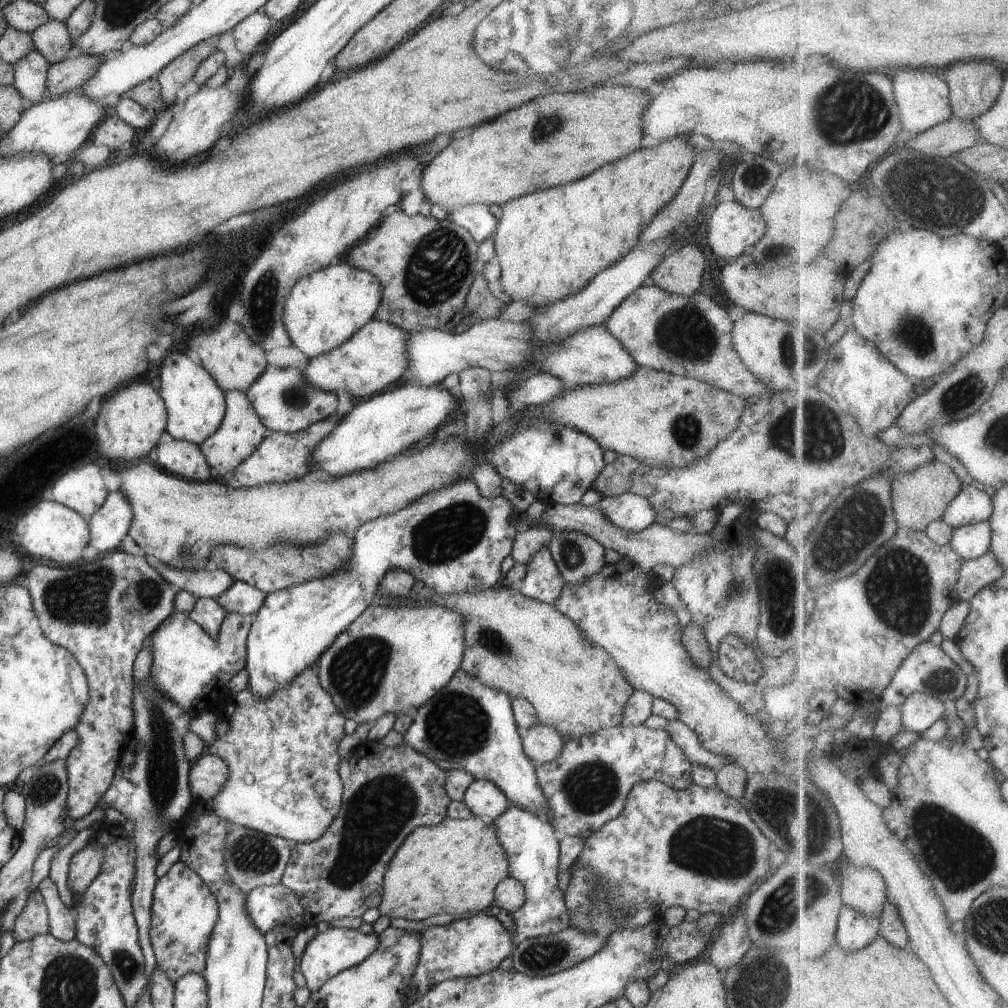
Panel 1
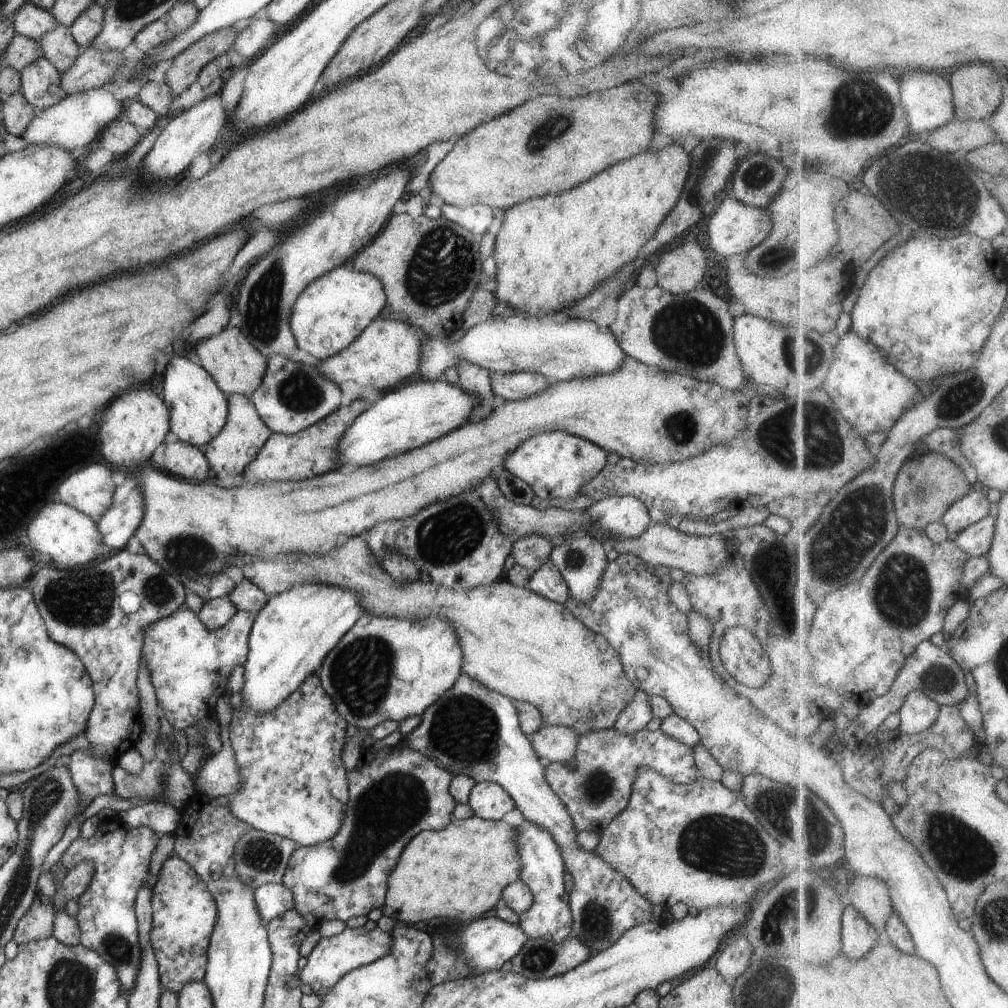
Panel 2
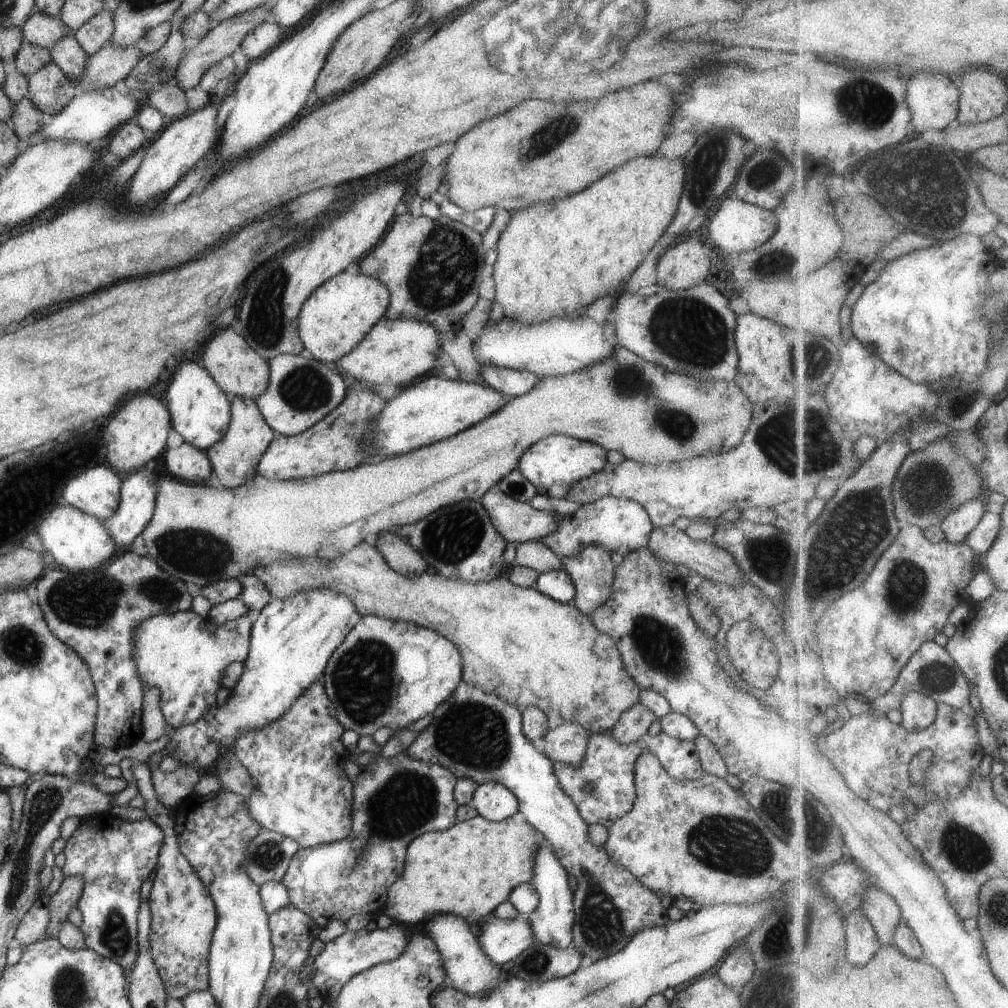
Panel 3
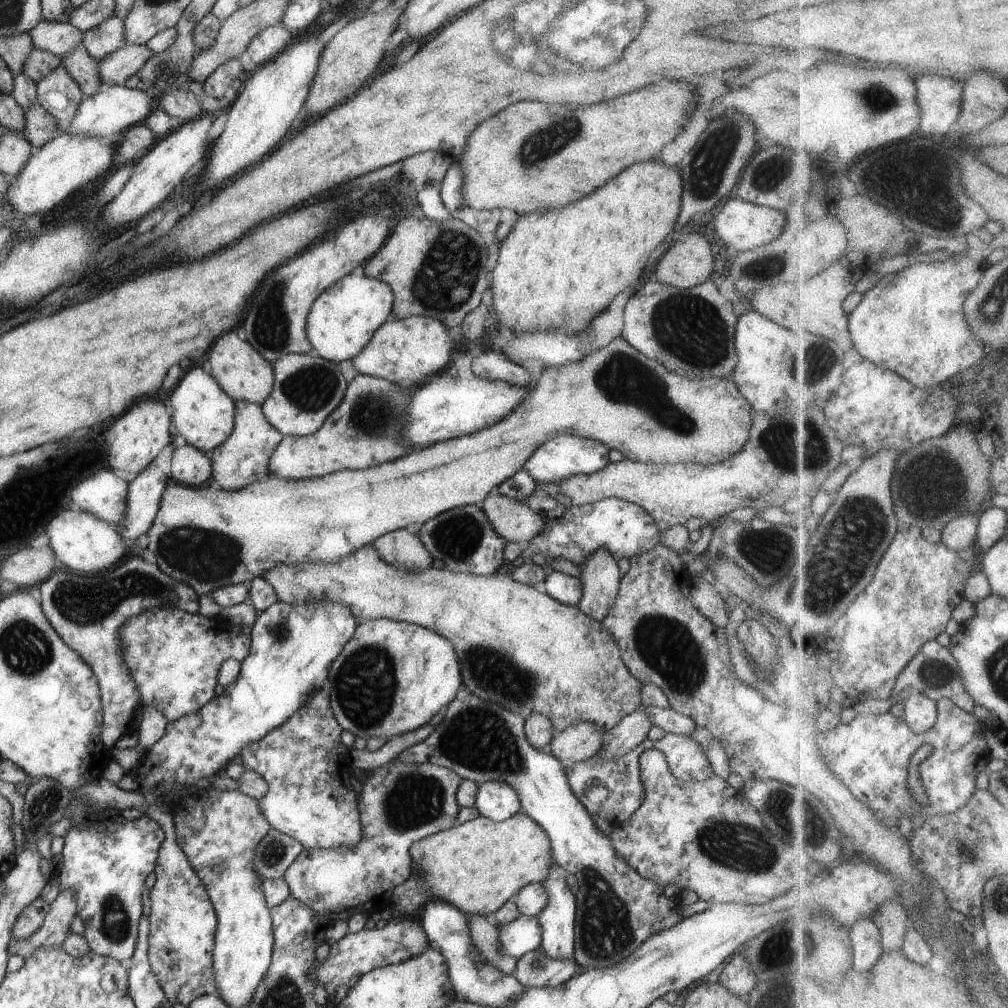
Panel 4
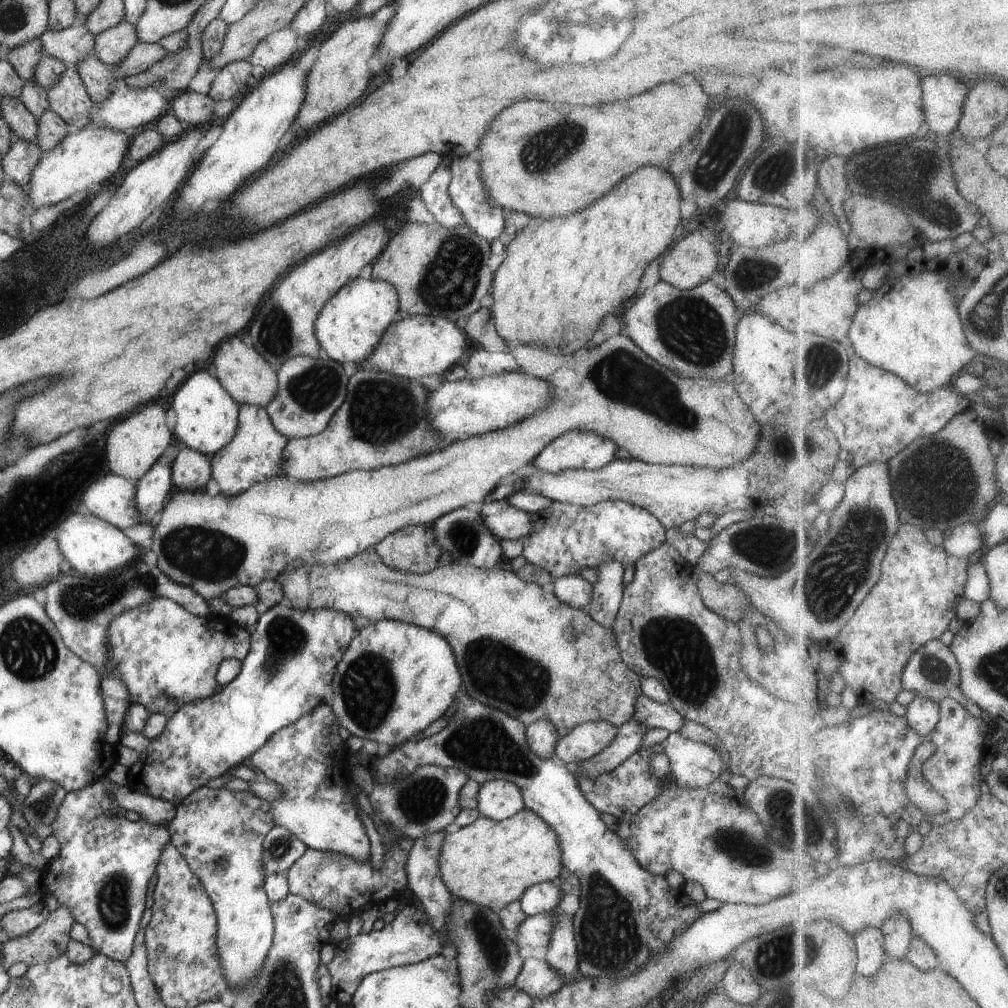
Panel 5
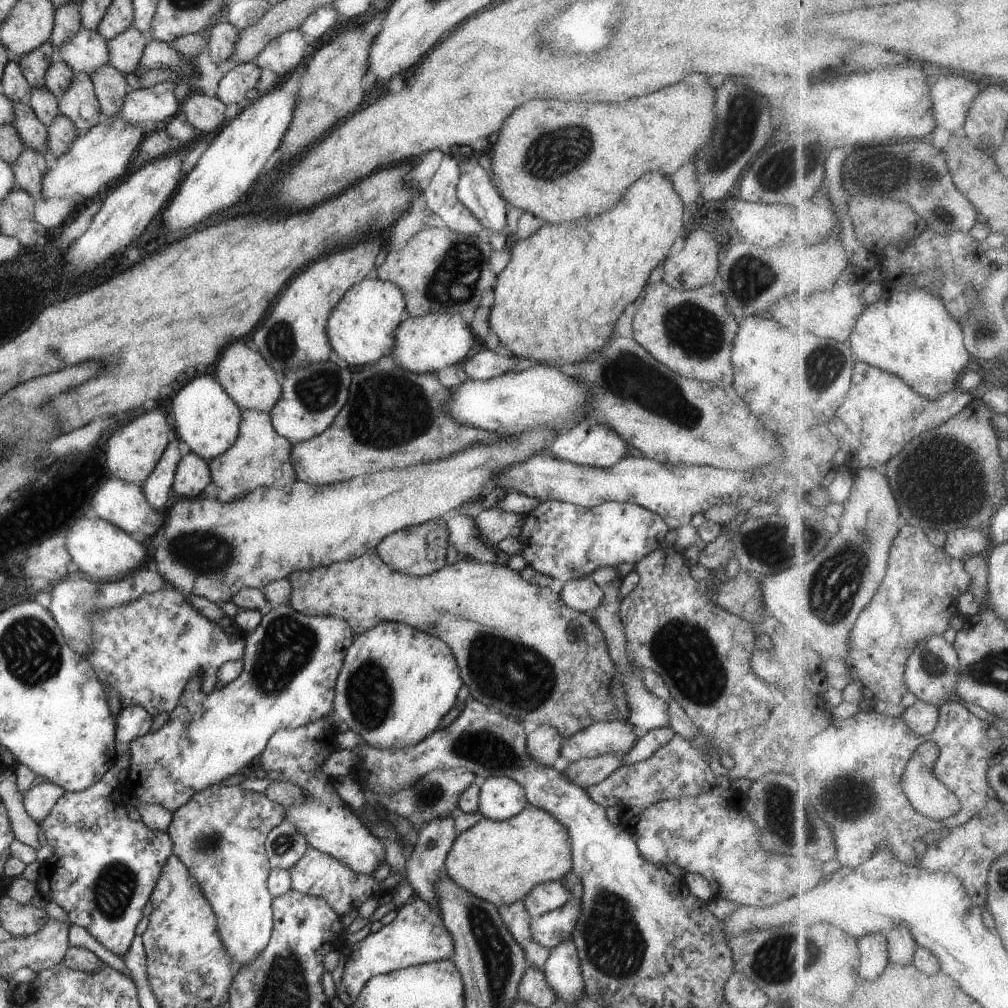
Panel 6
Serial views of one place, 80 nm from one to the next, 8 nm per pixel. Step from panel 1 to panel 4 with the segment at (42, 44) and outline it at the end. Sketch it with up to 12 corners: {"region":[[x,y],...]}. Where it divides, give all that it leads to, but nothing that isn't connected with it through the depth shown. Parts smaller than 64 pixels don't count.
{"region":[[77,46],[60,58],[84,95],[104,85],[99,62]]}

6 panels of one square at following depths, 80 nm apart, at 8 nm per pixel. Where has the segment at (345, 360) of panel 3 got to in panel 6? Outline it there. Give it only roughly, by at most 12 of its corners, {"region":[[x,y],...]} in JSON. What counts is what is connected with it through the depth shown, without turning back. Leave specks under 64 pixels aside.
{"region":[[461,314],[400,323],[390,356],[435,373],[462,364],[476,342]]}

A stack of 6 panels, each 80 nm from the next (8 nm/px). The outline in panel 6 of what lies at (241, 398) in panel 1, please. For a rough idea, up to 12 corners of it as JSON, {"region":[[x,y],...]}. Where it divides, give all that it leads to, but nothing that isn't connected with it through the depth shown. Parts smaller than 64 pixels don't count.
{"region":[[242,409],[236,442],[208,462],[215,498],[296,481],[268,413]]}

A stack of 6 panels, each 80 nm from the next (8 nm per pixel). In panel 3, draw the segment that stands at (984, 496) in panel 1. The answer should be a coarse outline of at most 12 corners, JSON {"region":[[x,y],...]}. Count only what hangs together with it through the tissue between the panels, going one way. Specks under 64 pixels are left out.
{"region":[[986,499],[967,502],[942,524],[946,539],[966,543],[988,512]]}

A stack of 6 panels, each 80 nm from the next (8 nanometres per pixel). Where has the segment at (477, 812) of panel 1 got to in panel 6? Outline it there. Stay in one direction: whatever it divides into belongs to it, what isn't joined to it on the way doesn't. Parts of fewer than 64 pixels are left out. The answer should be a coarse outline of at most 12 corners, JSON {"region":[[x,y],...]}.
{"region":[[510,777],[479,785],[478,811],[503,821],[526,808],[524,789]]}

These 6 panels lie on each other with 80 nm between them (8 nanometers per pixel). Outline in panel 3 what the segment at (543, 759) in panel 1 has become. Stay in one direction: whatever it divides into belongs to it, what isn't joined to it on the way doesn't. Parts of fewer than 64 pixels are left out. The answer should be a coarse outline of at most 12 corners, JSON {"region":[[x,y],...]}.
{"region":[[578,723],[548,729],[542,752],[578,766],[592,733]]}

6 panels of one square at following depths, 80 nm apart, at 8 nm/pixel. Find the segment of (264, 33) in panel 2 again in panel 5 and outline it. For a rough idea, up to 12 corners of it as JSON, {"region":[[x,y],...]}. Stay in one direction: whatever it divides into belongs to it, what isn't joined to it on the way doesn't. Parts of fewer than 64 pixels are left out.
{"region":[[290,27],[270,33],[247,58],[269,73],[300,52]]}

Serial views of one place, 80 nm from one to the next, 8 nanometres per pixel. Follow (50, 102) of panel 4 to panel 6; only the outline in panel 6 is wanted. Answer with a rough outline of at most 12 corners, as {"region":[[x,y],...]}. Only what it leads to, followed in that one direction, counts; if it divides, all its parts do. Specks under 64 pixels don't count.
{"region":[[89,74],[58,100],[82,135],[105,122]]}

